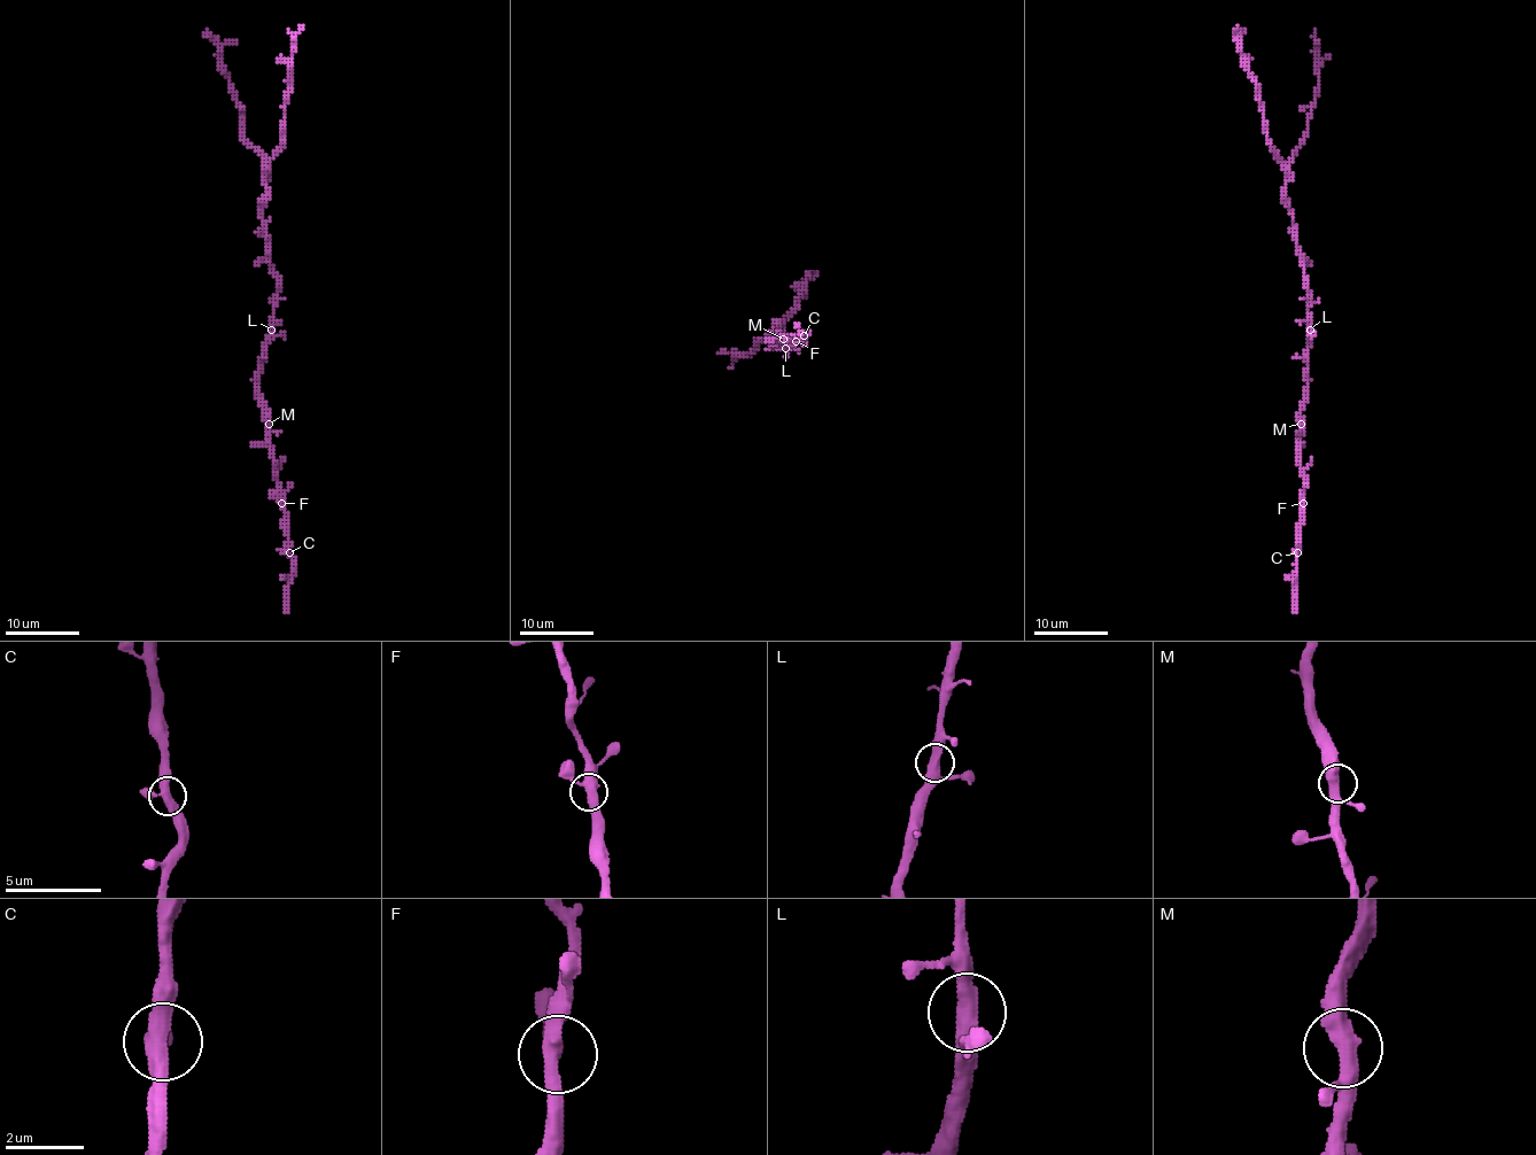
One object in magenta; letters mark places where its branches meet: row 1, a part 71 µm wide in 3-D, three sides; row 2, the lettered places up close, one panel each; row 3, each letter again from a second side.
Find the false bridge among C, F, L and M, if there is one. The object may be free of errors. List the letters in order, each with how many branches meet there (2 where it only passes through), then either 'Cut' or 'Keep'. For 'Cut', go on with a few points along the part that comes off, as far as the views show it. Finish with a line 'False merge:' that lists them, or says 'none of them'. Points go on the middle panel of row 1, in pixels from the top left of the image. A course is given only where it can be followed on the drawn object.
C: Branches: 3. Keep
F: Branches: 3. Keep
L: Branches: 3. Keep
M: Branches: 3. Keep
False merge: none of them

